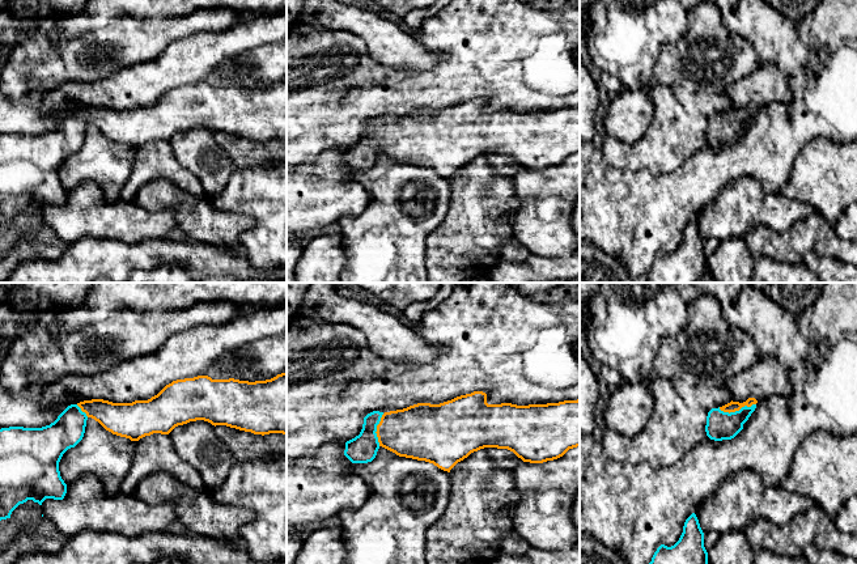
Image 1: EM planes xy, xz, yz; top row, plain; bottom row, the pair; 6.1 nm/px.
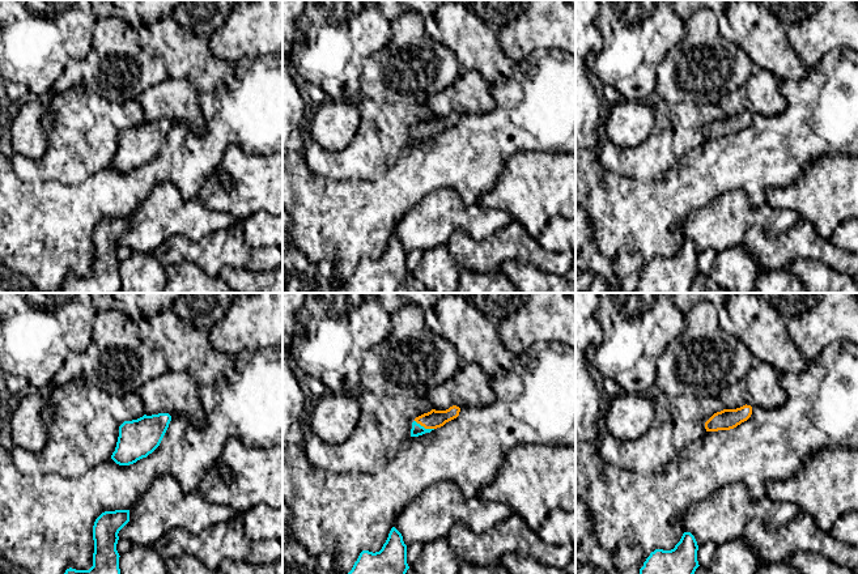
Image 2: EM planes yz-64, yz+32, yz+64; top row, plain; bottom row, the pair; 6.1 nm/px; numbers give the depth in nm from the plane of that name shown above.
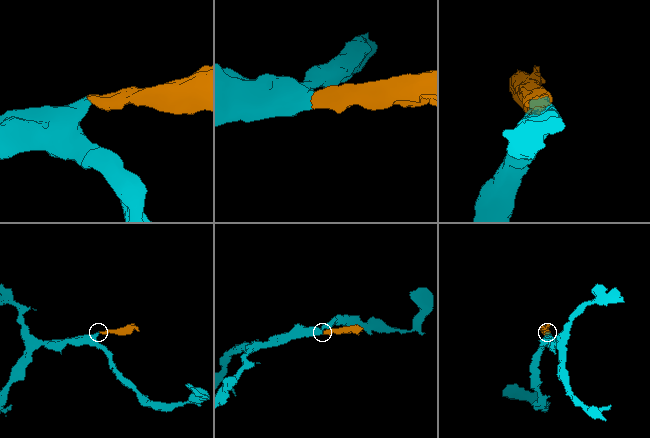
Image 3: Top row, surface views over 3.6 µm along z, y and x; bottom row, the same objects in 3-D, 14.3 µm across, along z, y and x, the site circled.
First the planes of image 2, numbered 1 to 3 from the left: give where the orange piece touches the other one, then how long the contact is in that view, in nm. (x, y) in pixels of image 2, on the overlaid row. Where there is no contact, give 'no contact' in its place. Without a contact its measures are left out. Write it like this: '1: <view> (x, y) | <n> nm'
1: no contact
2: yz+32 (423, 426) | 130 nm
3: no contact

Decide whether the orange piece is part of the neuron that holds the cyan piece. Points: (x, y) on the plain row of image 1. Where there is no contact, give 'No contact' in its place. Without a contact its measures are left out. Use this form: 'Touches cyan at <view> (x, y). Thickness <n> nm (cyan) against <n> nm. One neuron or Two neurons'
Touches cyan at yz (737, 118). Thickness 180 nm (cyan) against 60 nm. One neuron

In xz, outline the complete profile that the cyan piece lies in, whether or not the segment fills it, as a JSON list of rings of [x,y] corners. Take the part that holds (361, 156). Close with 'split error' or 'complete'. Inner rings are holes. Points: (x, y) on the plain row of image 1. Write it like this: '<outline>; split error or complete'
[[[474,98],[440,111],[417,110],[385,120],[373,118],[364,124],[360,141],[345,149],[344,162],[352,170],[368,170],[381,153],[447,179],[484,154],[508,156],[523,169],[543,170],[580,153],[580,106],[529,113],[488,111],[485,99]]]; split error

